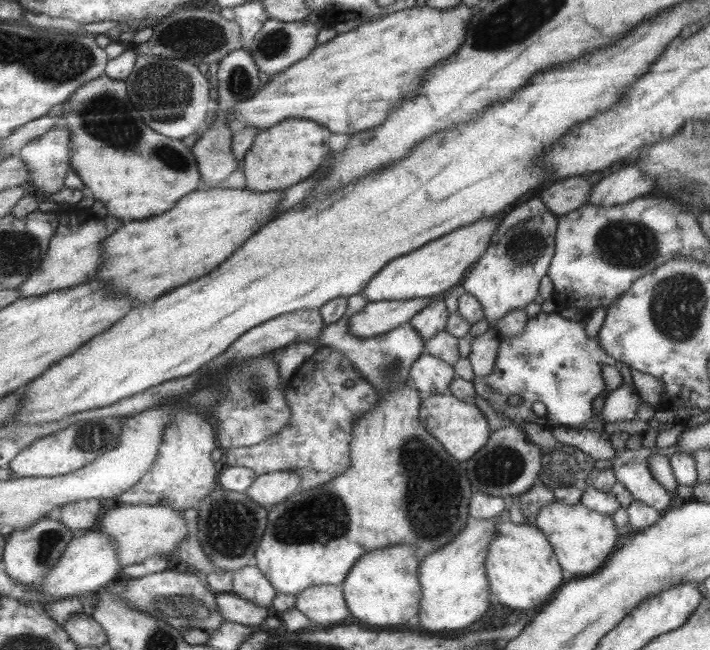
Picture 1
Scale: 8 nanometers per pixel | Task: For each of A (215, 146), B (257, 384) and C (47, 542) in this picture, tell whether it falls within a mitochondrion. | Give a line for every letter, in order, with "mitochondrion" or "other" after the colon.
A: mitochondrion
B: mitochondrion
C: mitochondrion

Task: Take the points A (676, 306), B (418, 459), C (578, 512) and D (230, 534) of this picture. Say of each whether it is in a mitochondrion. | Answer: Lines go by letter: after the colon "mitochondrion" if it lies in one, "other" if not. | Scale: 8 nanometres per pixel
A: mitochondrion
B: mitochondrion
C: other
D: mitochondrion

